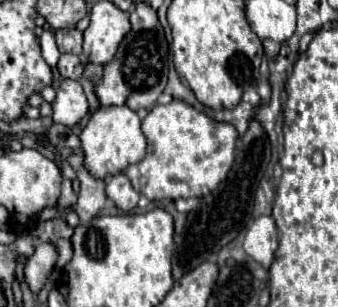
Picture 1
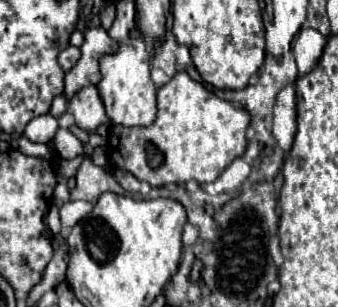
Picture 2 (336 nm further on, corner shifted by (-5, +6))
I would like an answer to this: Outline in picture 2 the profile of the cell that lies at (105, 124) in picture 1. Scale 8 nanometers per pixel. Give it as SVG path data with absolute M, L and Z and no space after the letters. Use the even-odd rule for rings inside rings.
M130 37L126 43L120 43L114 53L100 57L102 81L98 83L100 97L106 105L110 119L126 127L146 127L156 117L156 85L150 79L150 53L142 37Z

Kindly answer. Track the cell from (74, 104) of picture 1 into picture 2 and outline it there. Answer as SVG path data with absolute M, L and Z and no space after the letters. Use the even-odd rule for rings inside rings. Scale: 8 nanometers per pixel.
M88 85L80 93L74 95L68 101L68 111L76 117L76 125L88 133L94 133L98 125L104 125L110 121L102 105L98 87L94 85Z

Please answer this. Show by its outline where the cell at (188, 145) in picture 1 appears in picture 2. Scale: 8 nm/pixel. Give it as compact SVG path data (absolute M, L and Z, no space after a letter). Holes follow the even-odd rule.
M178 71L166 85L158 89L158 117L150 127L122 127L116 125L110 133L110 145L108 155L120 167L120 155L122 155L122 167L130 171L140 181L148 181L152 187L162 187L168 183L188 183L198 181L210 183L216 181L218 175L246 151L246 127L250 125L250 113L242 107L234 107L230 101L220 99L212 91L204 89L202 83L194 81L186 71Z

